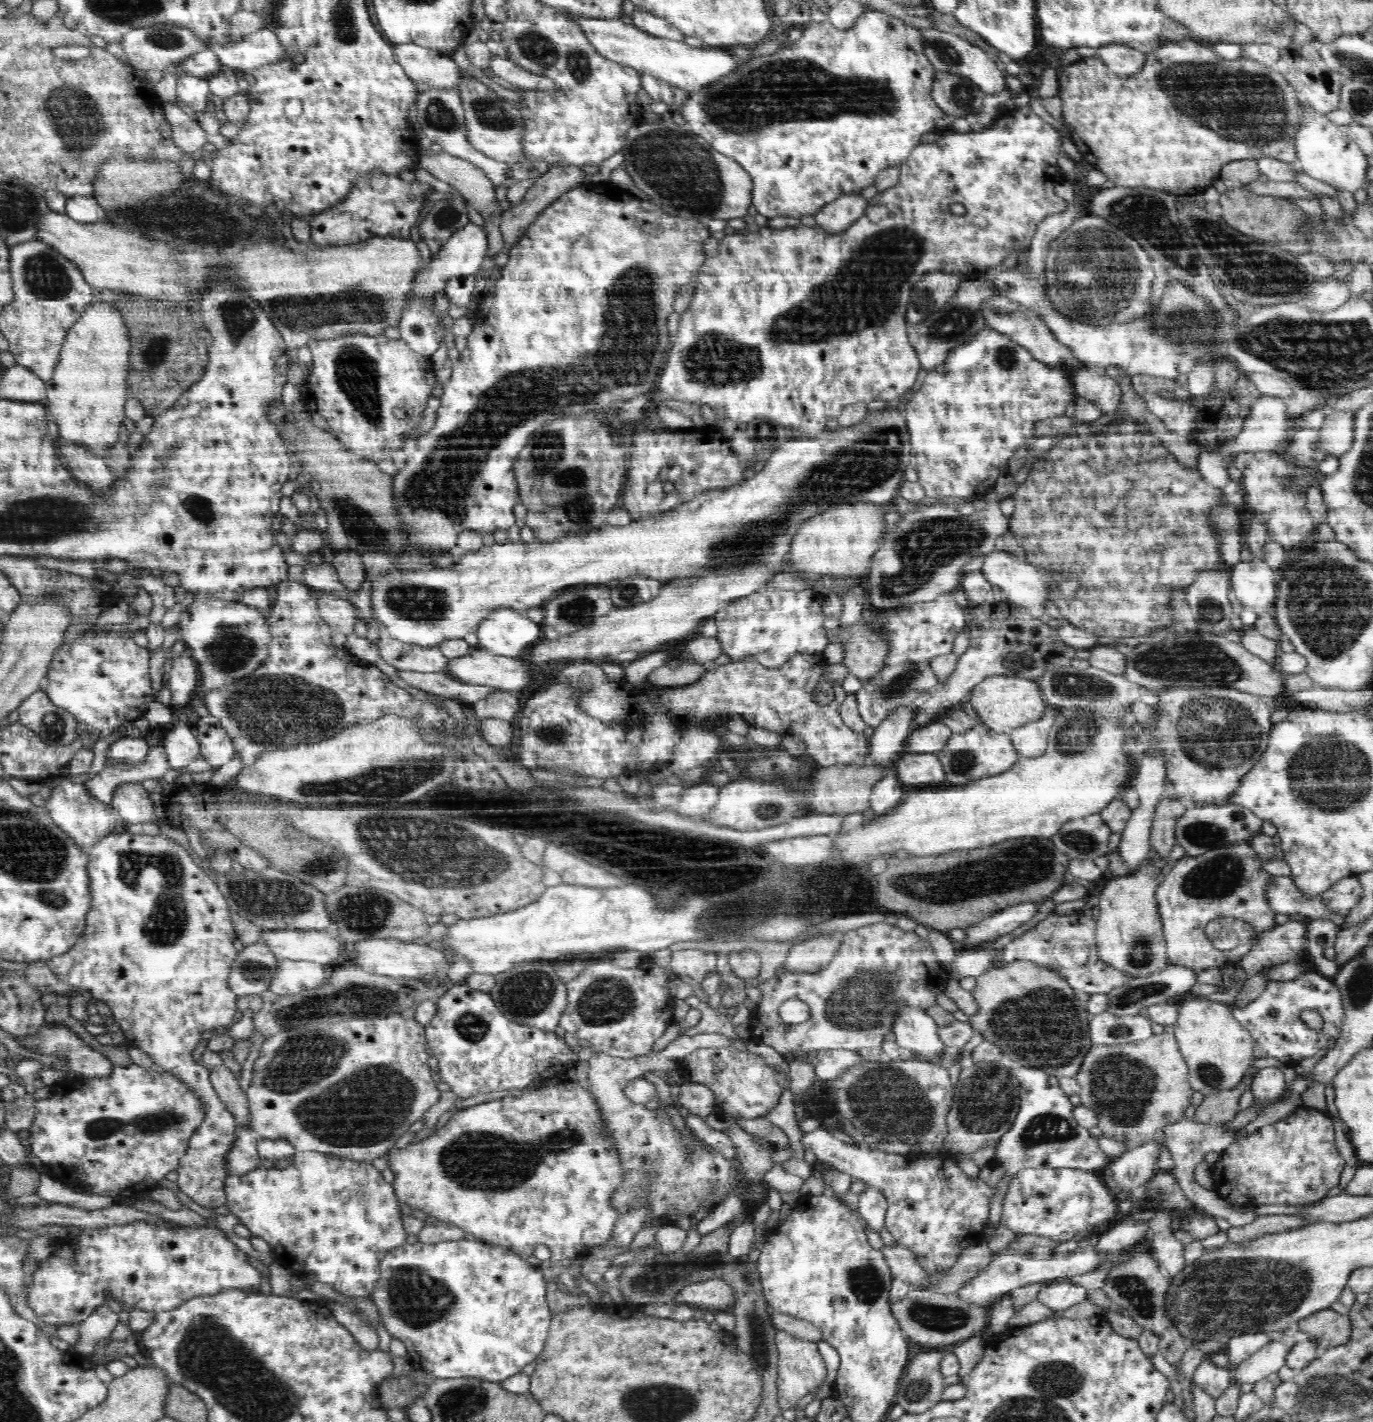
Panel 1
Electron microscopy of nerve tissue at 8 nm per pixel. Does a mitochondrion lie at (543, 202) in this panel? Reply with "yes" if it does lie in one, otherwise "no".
no

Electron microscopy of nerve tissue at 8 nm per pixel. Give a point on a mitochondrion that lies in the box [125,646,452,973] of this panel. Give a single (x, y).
(295, 711)

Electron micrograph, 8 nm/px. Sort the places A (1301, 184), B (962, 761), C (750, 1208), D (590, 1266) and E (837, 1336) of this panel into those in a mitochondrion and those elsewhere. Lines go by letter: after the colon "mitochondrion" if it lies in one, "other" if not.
A: other
B: mitochondrion
C: other
D: other
E: other

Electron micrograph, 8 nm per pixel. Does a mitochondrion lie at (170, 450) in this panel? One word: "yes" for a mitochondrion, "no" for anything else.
yes

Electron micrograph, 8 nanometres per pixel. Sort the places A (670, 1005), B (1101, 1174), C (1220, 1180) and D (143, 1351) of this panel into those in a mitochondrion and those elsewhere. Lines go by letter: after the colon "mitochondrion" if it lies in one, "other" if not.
A: other
B: other
C: other
D: other

